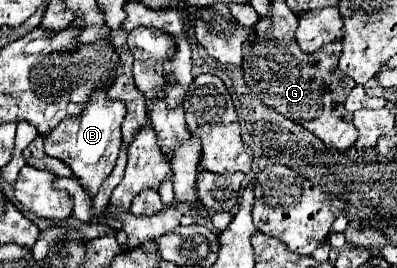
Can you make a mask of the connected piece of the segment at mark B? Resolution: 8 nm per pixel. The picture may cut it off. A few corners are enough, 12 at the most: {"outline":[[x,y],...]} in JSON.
{"outline":[[109,83],[79,115],[43,135],[45,153],[65,161],[95,195],[121,147],[125,103]]}

